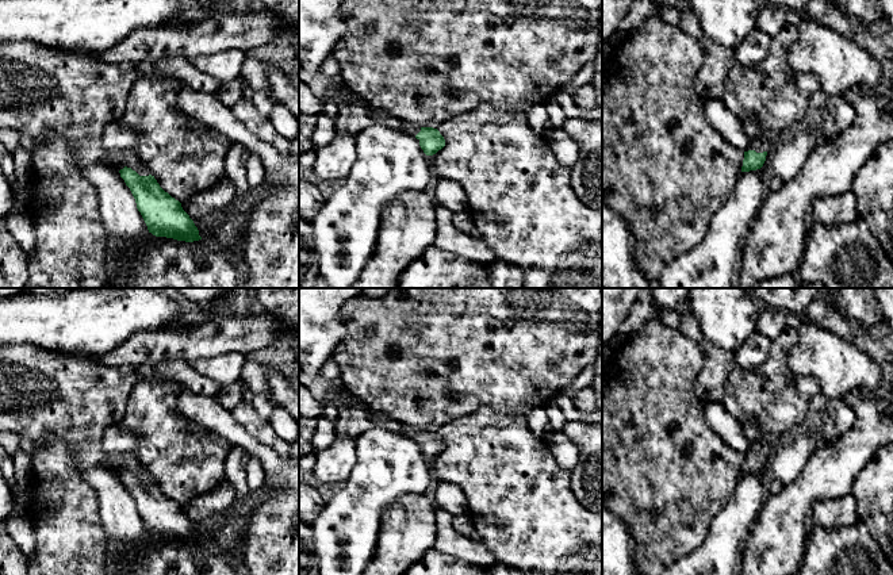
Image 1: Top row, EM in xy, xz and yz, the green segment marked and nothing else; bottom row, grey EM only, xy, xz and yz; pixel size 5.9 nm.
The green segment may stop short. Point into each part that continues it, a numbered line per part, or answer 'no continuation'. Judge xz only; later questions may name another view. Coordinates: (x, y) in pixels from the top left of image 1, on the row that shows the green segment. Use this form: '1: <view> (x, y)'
1: xz (379, 117)

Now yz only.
1: yz (777, 95)

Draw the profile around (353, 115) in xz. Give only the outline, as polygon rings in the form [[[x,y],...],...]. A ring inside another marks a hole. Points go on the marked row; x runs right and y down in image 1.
[[[353,93],[349,101],[338,106],[338,115],[334,120],[336,135],[354,138],[373,123],[373,112],[365,106],[365,100]]]

